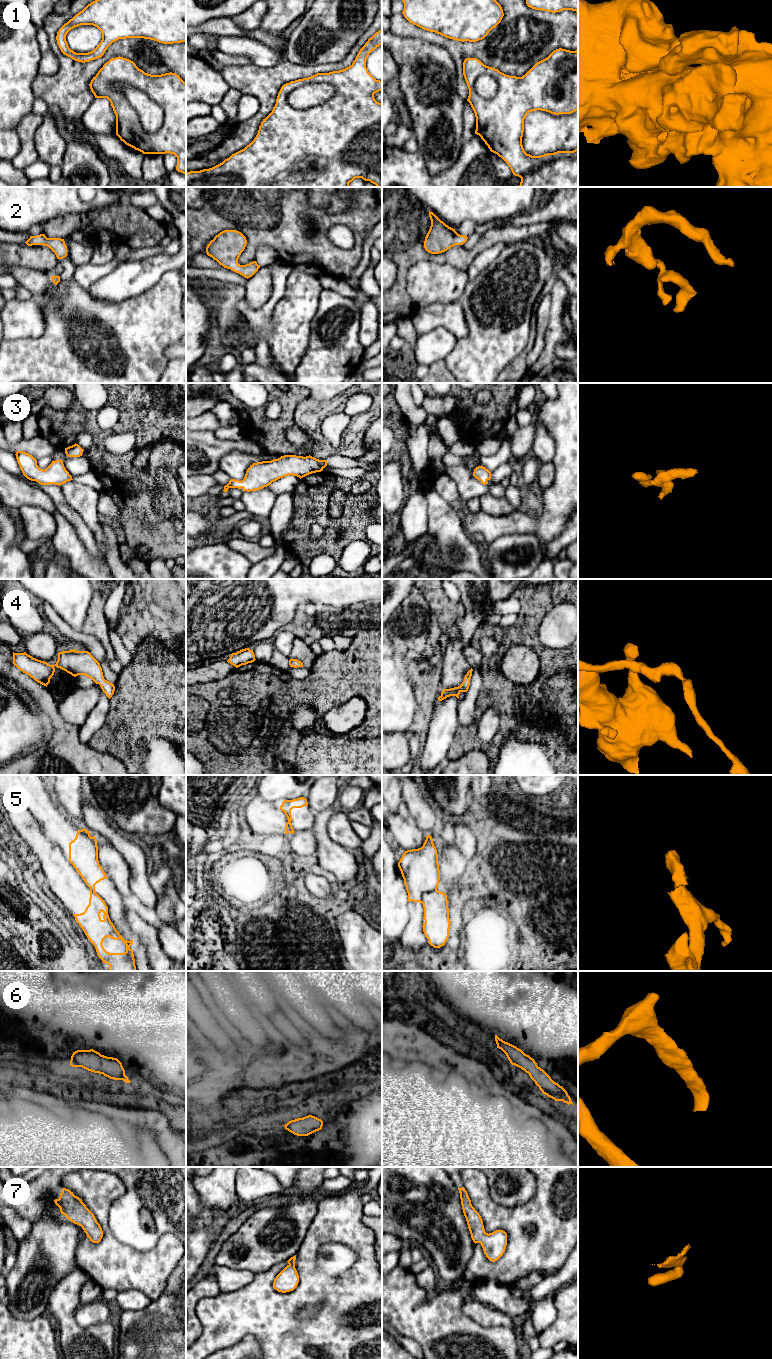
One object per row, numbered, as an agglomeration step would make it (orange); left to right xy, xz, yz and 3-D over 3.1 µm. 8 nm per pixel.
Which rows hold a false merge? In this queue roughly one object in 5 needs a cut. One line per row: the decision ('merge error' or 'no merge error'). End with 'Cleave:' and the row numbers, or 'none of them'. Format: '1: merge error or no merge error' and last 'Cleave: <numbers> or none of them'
1: merge error
2: no merge error
3: no merge error
4: no merge error
5: merge error
6: no merge error
7: no merge error
Cleave: 1, 5

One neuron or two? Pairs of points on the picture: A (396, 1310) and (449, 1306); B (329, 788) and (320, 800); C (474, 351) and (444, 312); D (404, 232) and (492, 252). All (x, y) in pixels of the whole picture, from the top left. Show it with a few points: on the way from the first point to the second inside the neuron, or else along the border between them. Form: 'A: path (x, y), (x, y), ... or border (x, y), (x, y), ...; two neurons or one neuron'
A: path (409, 1308), (436, 1308); one neuron
B: path (326, 791), (321, 797); one neuron
C: border (463, 312), (468, 333), (457, 339); two neurons
D: border (494, 243), (483, 249), (468, 268); two neurons

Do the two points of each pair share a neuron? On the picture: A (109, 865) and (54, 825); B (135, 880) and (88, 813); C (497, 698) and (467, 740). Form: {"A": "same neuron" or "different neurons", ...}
{"A": "different neurons", "B": "same neuron", "C": "same neuron"}

